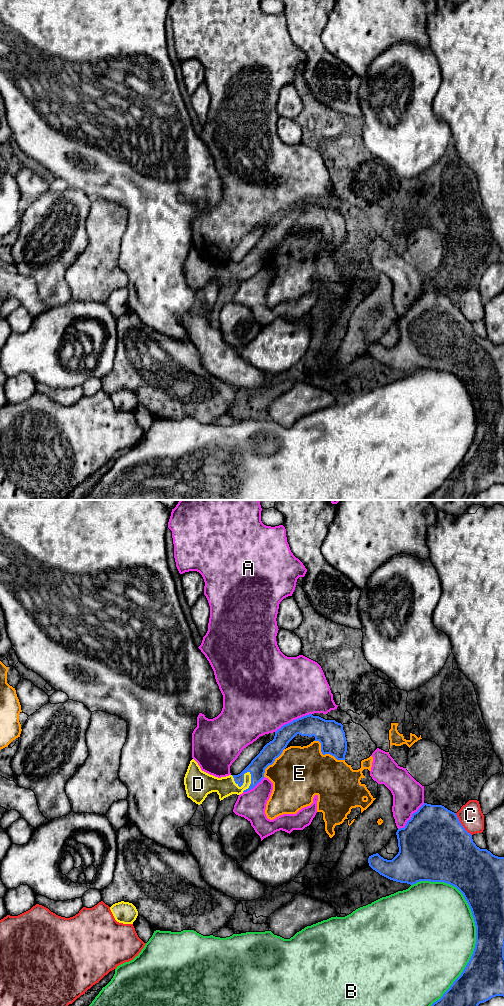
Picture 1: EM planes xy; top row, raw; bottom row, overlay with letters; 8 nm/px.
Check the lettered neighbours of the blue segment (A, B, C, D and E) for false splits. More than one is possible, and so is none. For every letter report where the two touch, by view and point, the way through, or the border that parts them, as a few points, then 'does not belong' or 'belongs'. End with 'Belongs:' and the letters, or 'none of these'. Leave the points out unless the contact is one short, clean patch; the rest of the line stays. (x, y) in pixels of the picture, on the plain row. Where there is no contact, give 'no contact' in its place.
A: meets blue in xy at (293, 208); does not belong
B: meets blue in xy at (475, 433); does not belong
C: meets blue in xy at (461, 312); does not belong
D: meets blue in xy at (243, 264); runs through xy (267, 244), (251, 260), (243, 264), (240, 274), (225, 274); belongs
E: meets blue in xy at (325, 241); does not belong
Belongs: D

